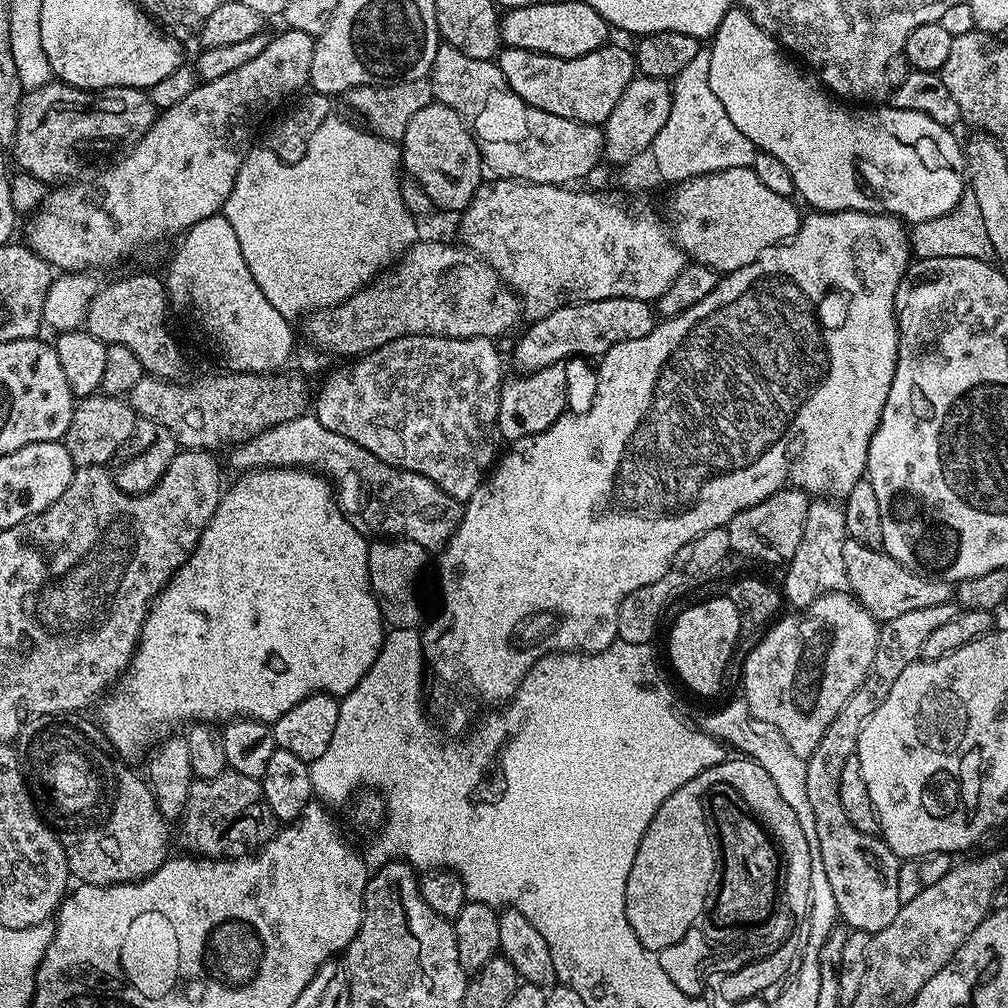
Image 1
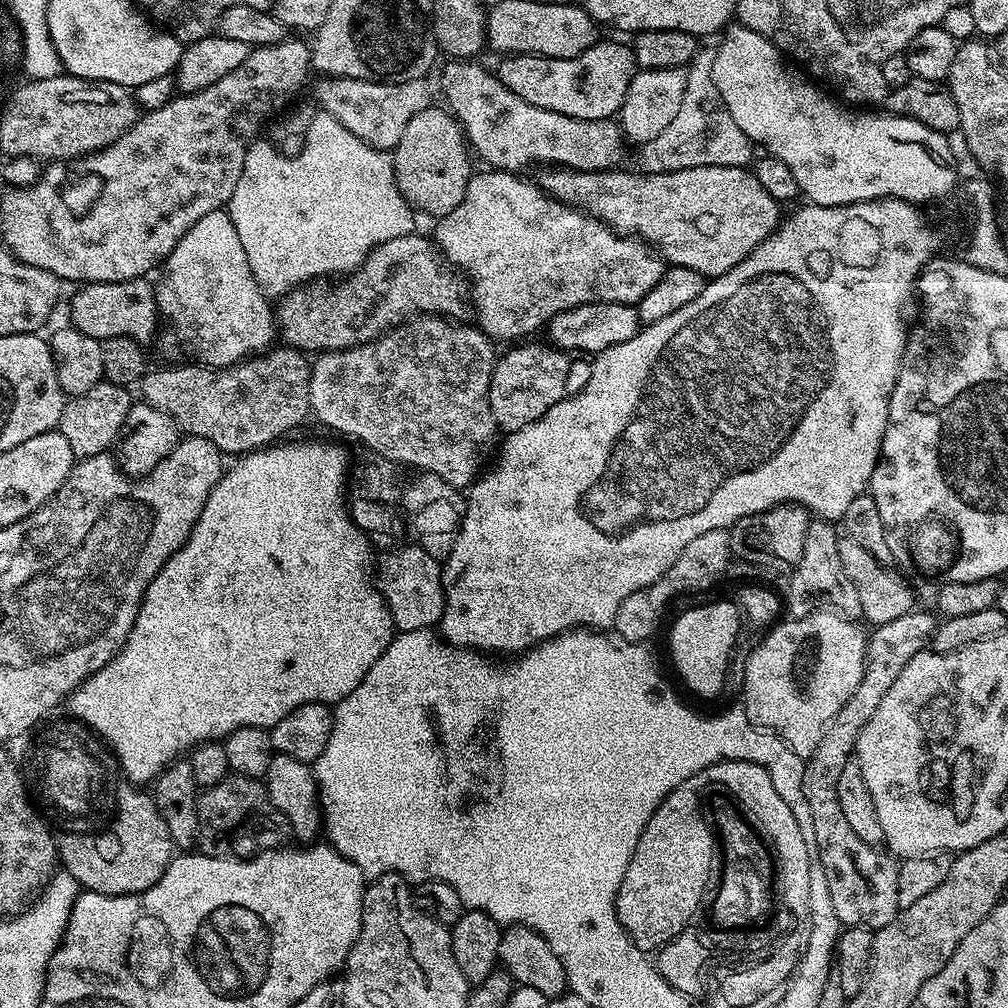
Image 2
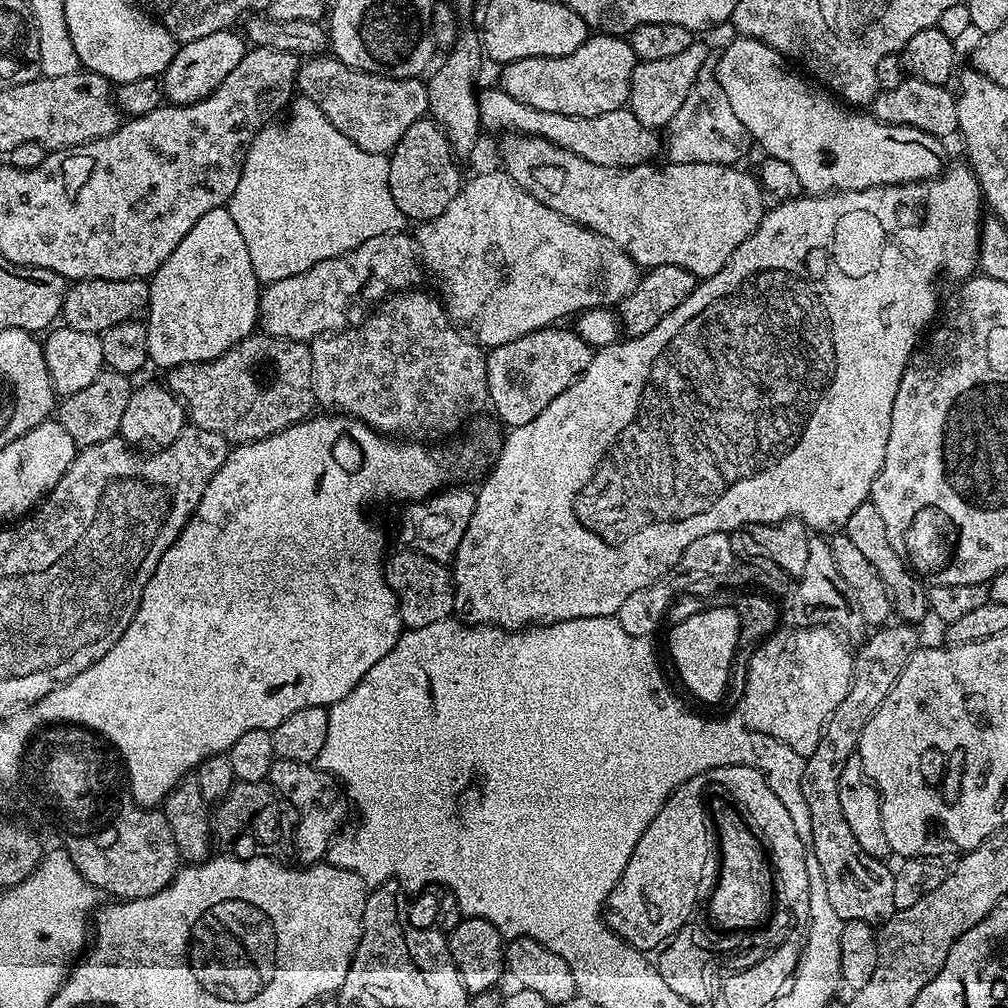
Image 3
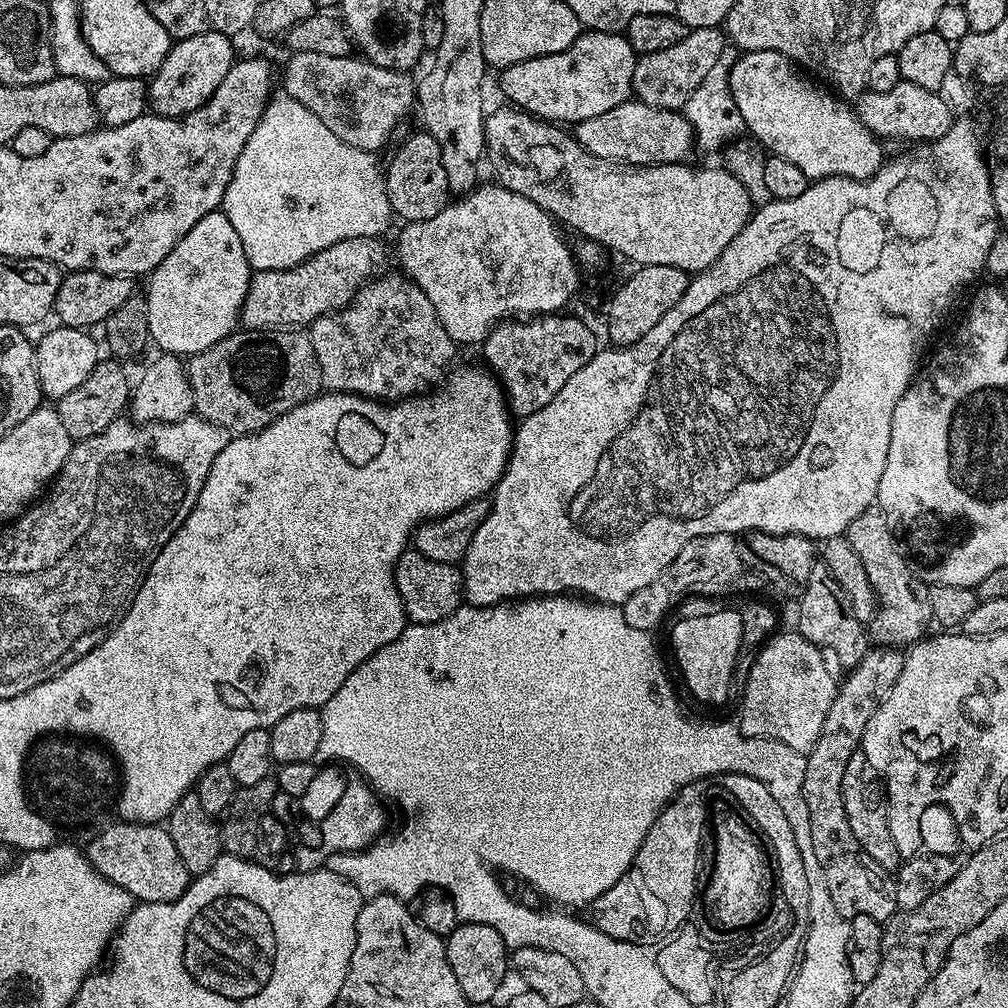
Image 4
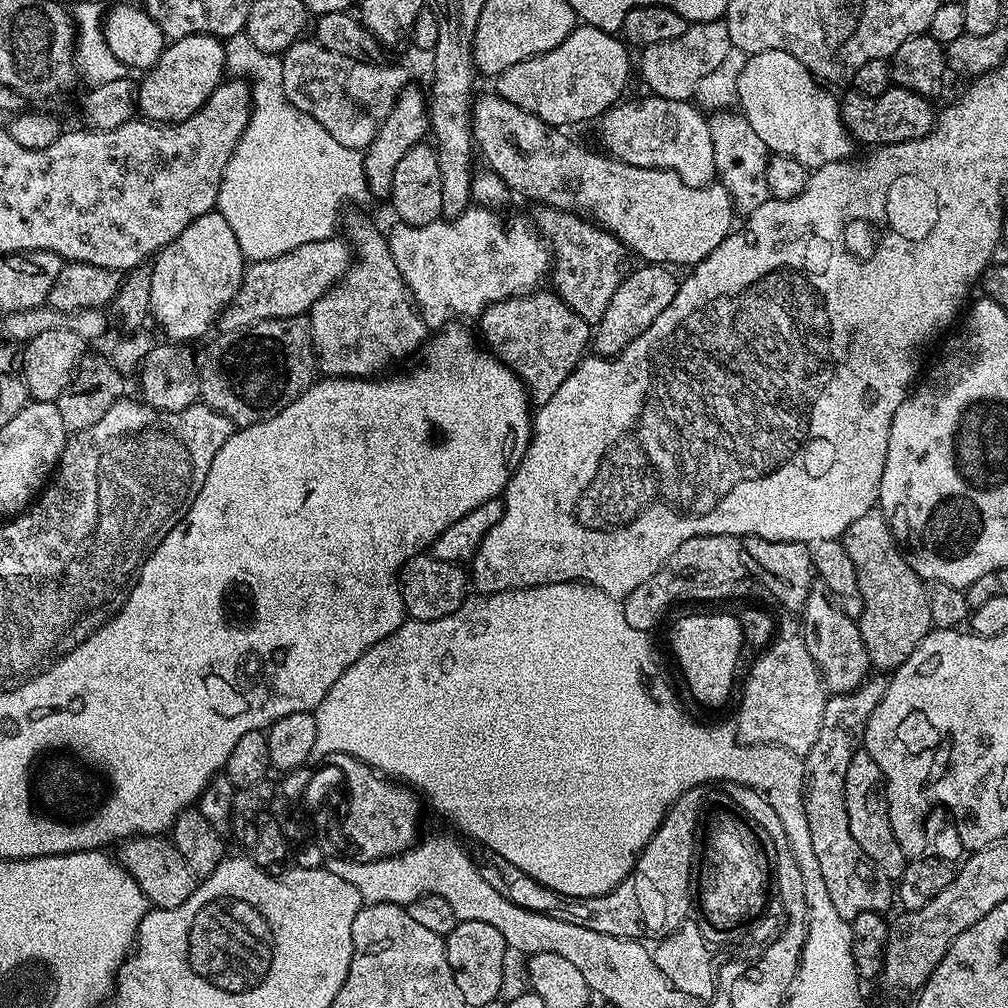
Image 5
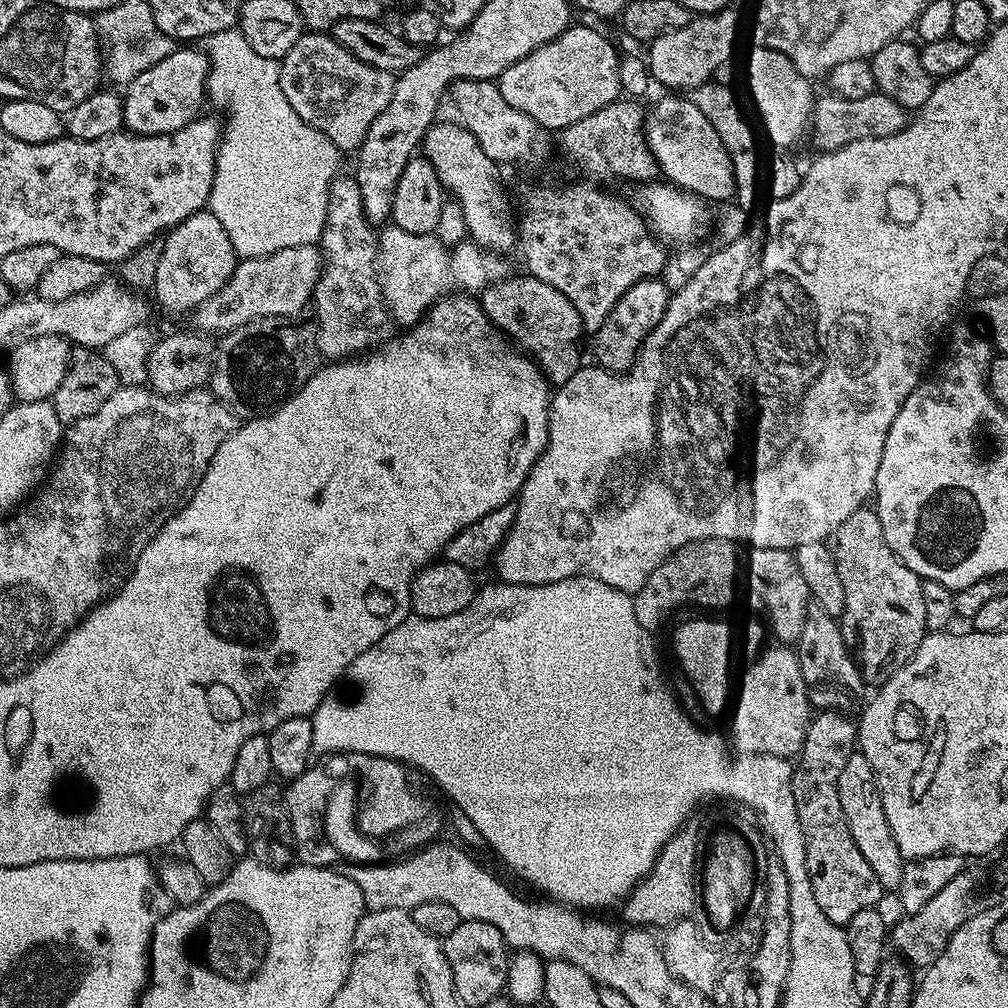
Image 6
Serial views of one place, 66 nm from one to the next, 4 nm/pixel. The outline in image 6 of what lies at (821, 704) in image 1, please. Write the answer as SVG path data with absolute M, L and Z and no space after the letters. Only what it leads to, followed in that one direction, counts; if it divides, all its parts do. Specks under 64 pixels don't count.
M765 647L760 656L747 665L744 685L741 688L739 685L734 700L736 713L732 716L730 744L740 756L774 754L792 758L804 747L808 723L814 715L810 686L804 680L801 657L796 657L791 647L776 647L780 648Z

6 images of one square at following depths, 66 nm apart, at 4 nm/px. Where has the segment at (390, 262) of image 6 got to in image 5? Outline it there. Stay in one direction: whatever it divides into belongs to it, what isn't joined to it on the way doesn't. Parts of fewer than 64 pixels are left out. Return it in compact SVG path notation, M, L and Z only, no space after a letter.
M469 206L460 217L456 220L447 221L443 218L430 222L426 226L414 226L412 224L406 224L403 222L397 223L397 228L393 232L387 233L388 237L388 249L390 254L394 258L394 262L398 266L398 274L402 274L402 278L406 282L409 292L412 294L412 299L420 313L424 317L425 321L432 326L443 326L453 318L459 318L461 321L468 322L468 319L479 318L484 313L484 309L488 308L494 302L499 300L505 300L511 296L527 296L530 292L535 292L541 287L540 284L545 283L546 277L550 272L550 249L547 244L544 243L539 232L536 231L533 221L531 219L523 220L522 217L516 216L512 220L512 232L504 225L504 220L488 206Z

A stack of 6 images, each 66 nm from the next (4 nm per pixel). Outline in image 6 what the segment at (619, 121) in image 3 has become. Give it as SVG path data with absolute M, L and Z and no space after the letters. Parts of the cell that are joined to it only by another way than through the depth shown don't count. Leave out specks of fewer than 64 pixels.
M664 94L652 109L649 107L644 118L644 140L665 181L704 202L728 202L733 199L731 161L722 140L718 138L710 120L690 99L680 94Z

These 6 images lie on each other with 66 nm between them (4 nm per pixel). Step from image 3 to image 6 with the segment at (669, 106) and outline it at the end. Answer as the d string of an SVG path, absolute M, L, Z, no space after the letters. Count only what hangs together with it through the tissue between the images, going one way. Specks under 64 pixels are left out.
M731 11L696 14L681 29L670 30L647 45L646 61L651 79L664 90L691 90L707 84L729 63L736 44L736 20Z

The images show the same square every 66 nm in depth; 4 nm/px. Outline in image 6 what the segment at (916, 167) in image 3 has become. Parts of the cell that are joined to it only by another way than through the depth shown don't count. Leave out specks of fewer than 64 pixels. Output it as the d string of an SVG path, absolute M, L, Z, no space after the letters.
M756 50L751 53L752 61L748 64L748 88L752 91L752 104L760 108L759 127L764 127L768 131L768 140L772 144L777 144L777 149L792 150L792 147L800 140L800 132L808 128L808 107L813 107L814 96L808 93L809 77L801 76L792 61L785 58L780 52L770 52L767 50Z

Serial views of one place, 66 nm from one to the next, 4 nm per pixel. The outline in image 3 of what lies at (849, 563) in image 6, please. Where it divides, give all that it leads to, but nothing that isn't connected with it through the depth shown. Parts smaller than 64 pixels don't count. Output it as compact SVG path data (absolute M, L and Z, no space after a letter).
M871 502L858 506L858 510L854 510L854 514L850 514L850 518L844 523L842 532L850 538L850 542L854 542L854 546L858 546L858 550L862 550L864 557L870 558L874 570L878 570L882 582L892 596L895 615L901 621L917 622L916 620L929 615L928 593L925 585L908 567L904 557L900 555L900 549L893 546L890 538L886 538L886 525L882 513L878 511L878 506L874 506Z

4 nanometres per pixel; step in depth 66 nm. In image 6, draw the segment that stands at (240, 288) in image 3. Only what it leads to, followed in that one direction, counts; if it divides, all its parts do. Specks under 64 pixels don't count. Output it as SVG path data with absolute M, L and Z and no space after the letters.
M207 210L195 212L190 218L186 218L176 228L171 229L163 237L164 249L162 258L158 262L158 274L154 285L156 300L168 312L188 312L200 307L202 302L206 302L222 286L228 283L230 274L236 268L238 257L234 246L230 246L230 238L226 235L226 229L214 214Z

